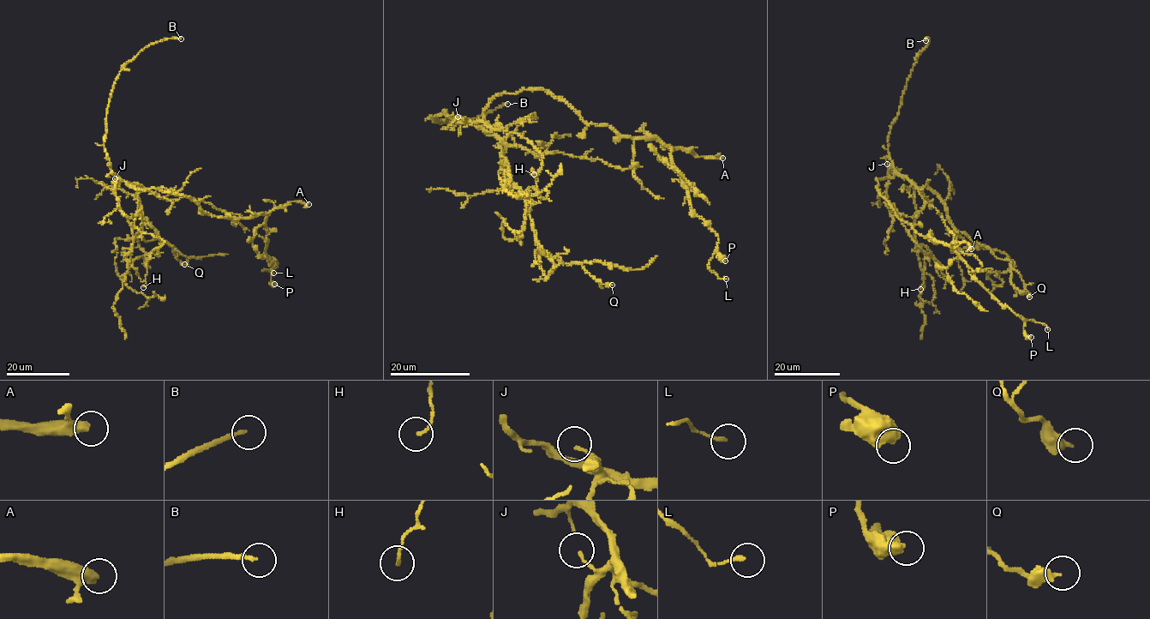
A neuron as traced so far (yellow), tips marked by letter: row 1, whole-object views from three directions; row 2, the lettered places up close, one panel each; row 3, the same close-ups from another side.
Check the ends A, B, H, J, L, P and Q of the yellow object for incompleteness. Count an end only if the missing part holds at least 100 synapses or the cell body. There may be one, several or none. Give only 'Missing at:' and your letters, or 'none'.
Missing at: A, B

